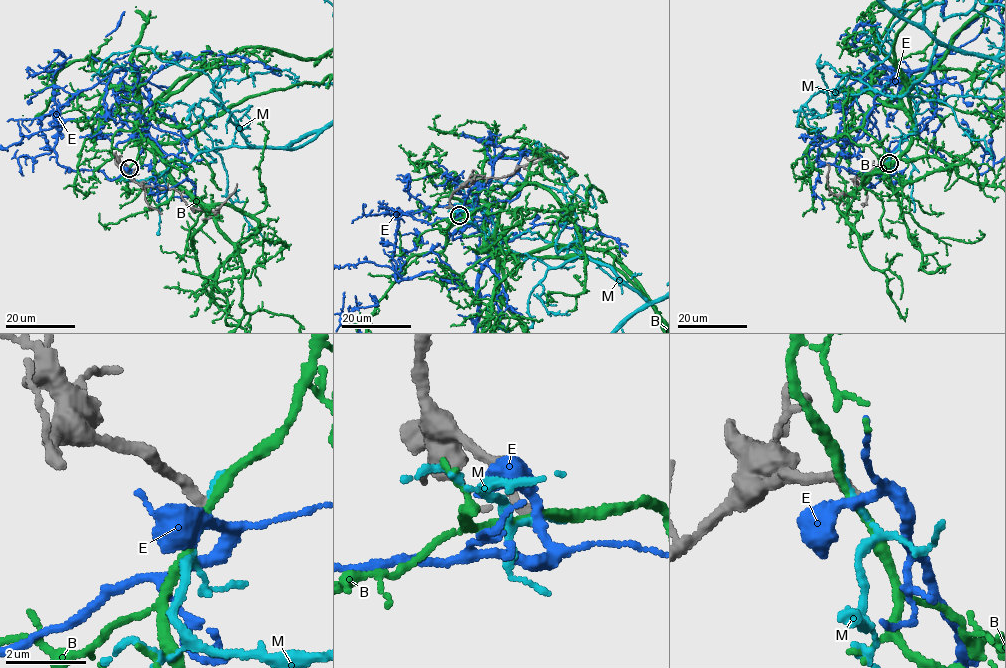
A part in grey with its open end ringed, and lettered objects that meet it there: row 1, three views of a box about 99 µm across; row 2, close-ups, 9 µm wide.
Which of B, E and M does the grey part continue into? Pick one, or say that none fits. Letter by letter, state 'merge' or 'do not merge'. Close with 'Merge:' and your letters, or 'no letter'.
B: do not merge
E: do not merge
M: do not merge
Merge: no letter

